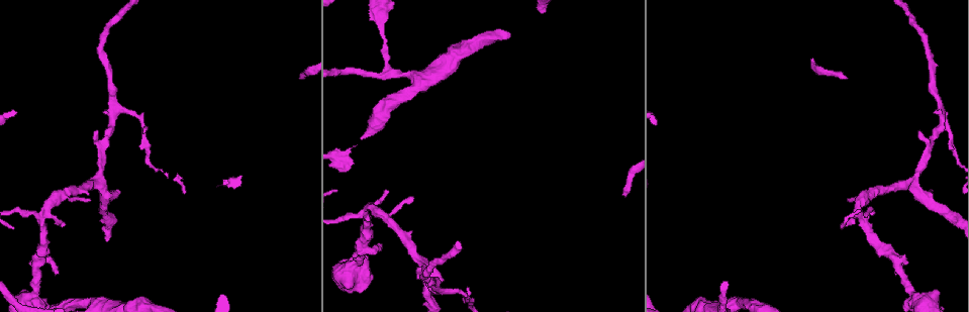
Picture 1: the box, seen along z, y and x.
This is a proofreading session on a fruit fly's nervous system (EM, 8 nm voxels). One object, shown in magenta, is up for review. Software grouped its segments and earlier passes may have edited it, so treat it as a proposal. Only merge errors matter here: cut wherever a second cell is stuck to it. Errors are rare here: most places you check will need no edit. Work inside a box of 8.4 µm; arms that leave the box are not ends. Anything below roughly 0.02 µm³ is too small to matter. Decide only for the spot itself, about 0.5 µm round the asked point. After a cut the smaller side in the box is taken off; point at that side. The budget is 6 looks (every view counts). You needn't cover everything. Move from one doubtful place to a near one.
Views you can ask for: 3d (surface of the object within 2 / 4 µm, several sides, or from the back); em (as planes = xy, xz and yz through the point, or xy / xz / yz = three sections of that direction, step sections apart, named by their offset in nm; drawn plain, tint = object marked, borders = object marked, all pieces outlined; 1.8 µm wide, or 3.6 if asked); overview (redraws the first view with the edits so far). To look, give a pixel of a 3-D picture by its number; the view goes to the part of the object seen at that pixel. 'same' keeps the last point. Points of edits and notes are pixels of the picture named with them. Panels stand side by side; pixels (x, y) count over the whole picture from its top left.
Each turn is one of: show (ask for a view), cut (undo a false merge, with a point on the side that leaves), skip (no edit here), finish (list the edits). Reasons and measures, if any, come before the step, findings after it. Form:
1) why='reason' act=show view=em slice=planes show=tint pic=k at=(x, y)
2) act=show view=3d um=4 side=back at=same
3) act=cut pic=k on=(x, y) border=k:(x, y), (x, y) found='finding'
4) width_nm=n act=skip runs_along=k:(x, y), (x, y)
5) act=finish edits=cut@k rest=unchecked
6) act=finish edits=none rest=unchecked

why='a fork' act=show view=3d um=2 pic=1 at=(422, 261)

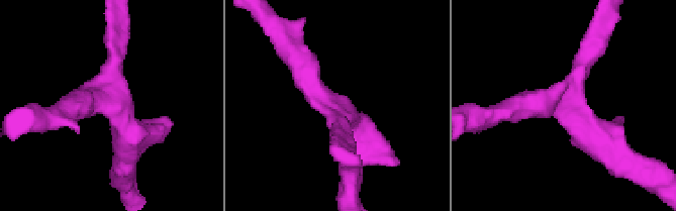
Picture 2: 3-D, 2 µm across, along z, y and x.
arms=3 act=show view=em slice=xz step=4 show=tint pic=2 at=(105, 94)

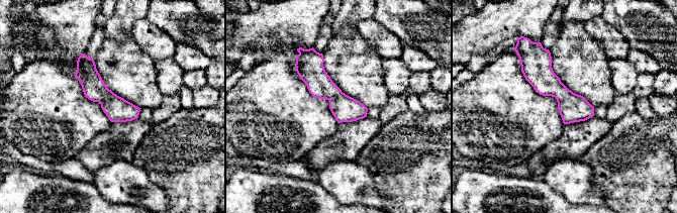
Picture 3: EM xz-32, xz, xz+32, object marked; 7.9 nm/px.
why='cut it another way' act=show view=em slice=planes show=tint at=same

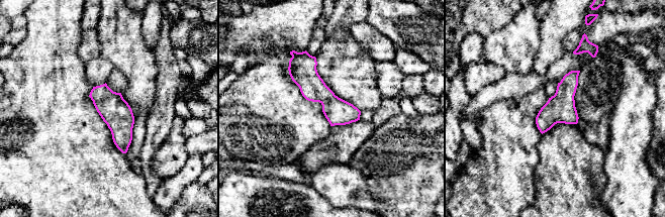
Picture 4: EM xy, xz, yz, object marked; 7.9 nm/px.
width_nm=200 act=skip runs_along=4:(300, 57), (304, 75), (357, 117) found='continuous, no second cell'

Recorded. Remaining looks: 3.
why='sharp bend' act=show view=em slice=planes show=tint pic=1 at=(941, 115)

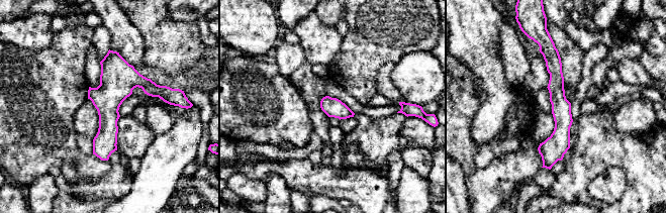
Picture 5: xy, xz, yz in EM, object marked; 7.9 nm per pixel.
act=skip runs_along=5:(548, 45), (561, 107), (549, 165) found='one cell here'

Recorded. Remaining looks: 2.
why='abrupt turn' act=show view=em um=3.6 slice=planes show=tint pic=1 at=(860, 221)

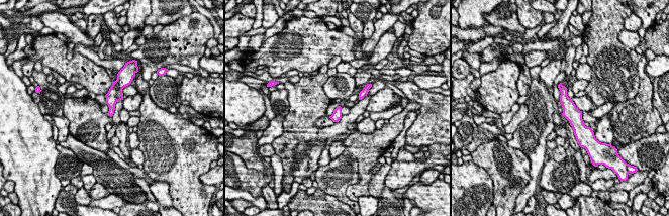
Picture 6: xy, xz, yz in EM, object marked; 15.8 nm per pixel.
act=skip found='one cell here'

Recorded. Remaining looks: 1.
act=finish edits=none rest=unchecked

